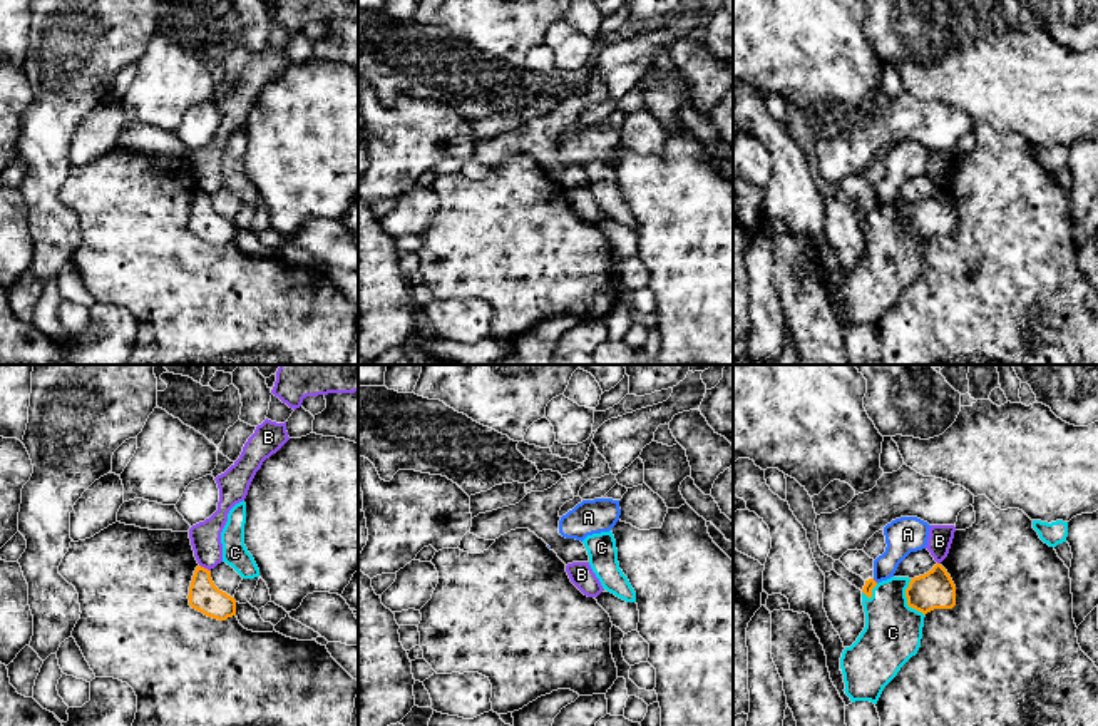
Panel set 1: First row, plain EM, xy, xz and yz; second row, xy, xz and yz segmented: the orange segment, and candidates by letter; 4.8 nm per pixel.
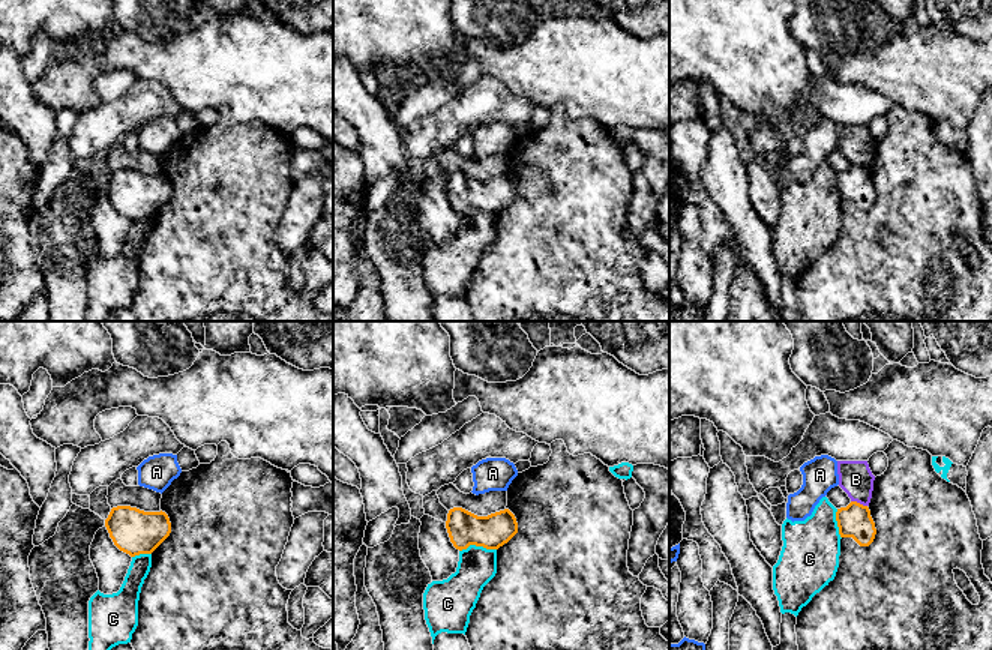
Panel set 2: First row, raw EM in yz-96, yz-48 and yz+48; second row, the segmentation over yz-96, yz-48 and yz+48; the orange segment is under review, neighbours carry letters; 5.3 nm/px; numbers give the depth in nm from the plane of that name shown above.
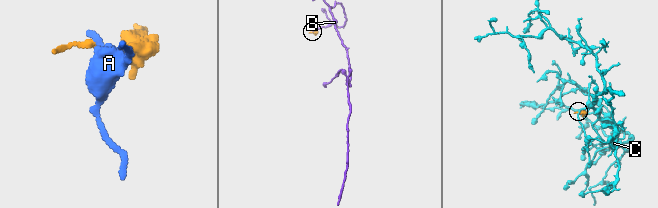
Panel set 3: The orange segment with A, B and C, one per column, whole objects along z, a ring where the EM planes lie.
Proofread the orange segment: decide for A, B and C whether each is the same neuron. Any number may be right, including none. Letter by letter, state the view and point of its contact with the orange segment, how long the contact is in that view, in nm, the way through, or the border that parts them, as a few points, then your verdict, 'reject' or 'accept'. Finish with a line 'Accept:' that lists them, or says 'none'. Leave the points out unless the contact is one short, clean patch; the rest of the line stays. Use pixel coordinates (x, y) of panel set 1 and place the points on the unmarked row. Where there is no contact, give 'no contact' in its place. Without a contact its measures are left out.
A: yz (874, 206) | 40 nm | along yz (872, 204), (877, 208) | reject
B: xy (203, 193) | 70 nm | along xy (200, 189), (210, 196) | reject
C: yz (908, 226) | 200 nm | along yz (909, 204), (906, 228), (924, 241) | reject
Accept: none

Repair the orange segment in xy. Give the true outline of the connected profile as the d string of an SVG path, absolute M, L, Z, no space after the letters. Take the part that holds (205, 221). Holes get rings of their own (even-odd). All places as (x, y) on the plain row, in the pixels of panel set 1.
M198 191L189 212L189 231L208 243L226 246L236 241L236 226L226 217L219 216L213 204L211 196Z

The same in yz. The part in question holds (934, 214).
M936 189L927 199L911 204L906 222L909 233L926 241L934 234L952 234L956 211L947 196Z

